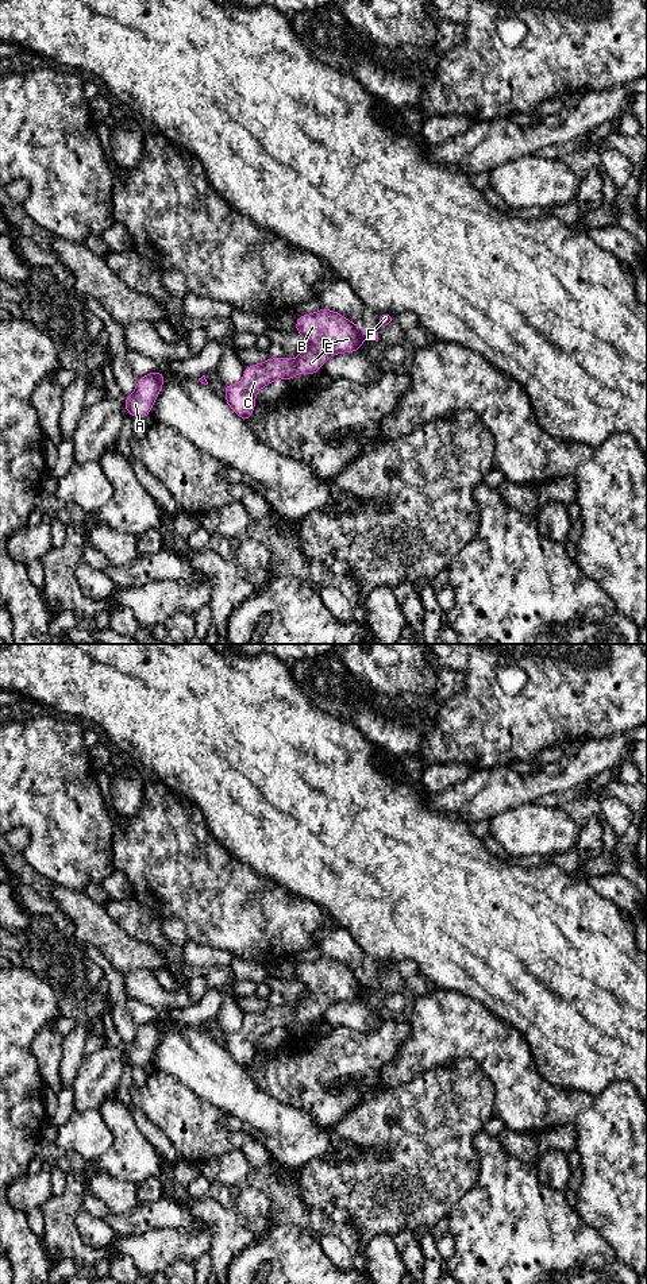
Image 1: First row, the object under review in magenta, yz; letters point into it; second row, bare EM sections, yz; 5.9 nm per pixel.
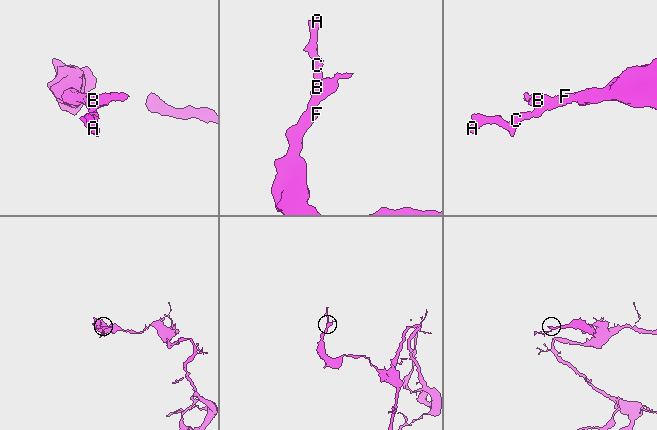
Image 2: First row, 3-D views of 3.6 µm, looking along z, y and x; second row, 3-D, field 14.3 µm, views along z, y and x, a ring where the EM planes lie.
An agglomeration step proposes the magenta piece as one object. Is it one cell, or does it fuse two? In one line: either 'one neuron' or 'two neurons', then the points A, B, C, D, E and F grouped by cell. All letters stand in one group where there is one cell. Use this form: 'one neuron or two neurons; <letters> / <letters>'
one neuron; A B C D E F

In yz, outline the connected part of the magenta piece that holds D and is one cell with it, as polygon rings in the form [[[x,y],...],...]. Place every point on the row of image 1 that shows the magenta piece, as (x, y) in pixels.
[[[326,308],[301,315],[294,331],[308,340],[308,346],[296,359],[269,358],[262,365],[250,365],[239,383],[226,385],[226,402],[243,420],[250,421],[255,394],[263,386],[276,379],[290,381],[299,373],[315,374],[330,356],[361,350],[366,338],[378,342],[378,332],[366,333],[359,325]]]

